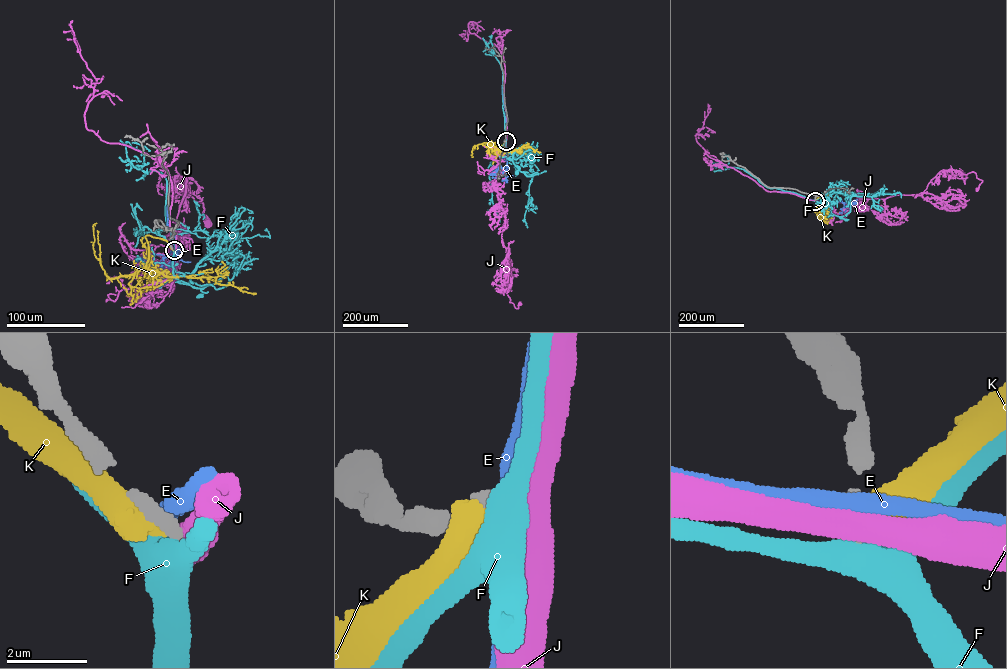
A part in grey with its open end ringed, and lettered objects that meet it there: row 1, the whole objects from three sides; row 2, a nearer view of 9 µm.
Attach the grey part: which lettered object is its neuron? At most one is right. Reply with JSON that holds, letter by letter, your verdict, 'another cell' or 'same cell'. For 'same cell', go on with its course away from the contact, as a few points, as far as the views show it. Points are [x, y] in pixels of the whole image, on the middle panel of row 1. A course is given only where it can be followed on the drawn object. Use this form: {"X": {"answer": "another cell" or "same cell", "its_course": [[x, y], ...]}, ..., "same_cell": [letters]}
{"E": {"answer": "another cell"}, "F": {"answer": "another cell"}, "J": {"answer": "another cell"}, "K": {"answer": "another cell"}, "same_cell": []}

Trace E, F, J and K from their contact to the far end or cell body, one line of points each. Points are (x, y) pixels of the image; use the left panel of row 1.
E: (174, 249), (148, 256), (159, 270), (169, 266), (177, 251), (164, 257), (161, 267)
F: (174, 250), (173, 274), (178, 281), (208, 292), (200, 296)
J: (174, 250), (150, 258), (149, 248), (171, 242), (185, 192), (176, 179), (207, 222)
K: (173, 250), (166, 240), (146, 235), (148, 254), (145, 267), (165, 276), (213, 277), (218, 284), (256, 293)

